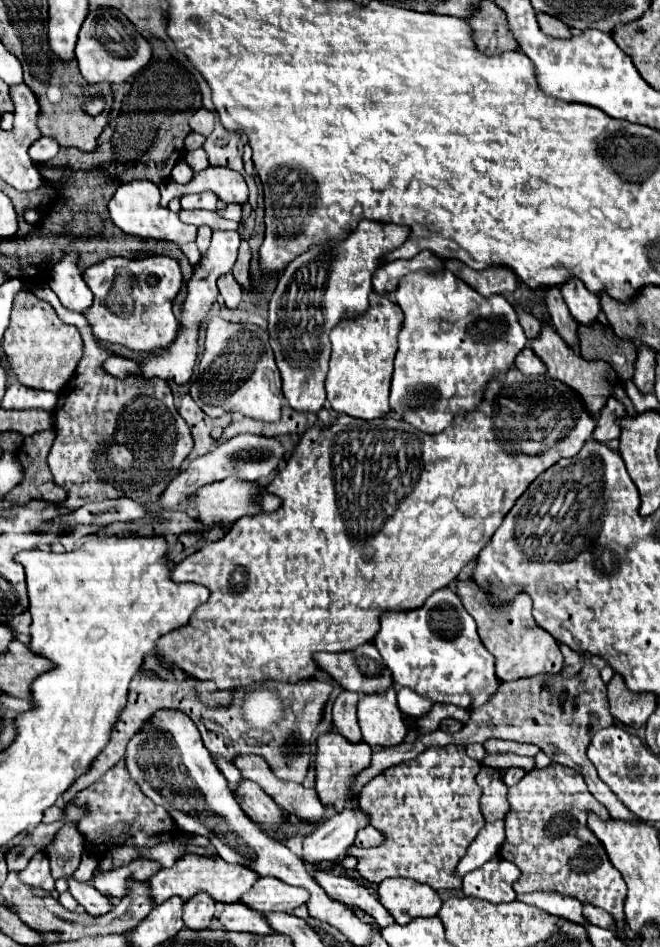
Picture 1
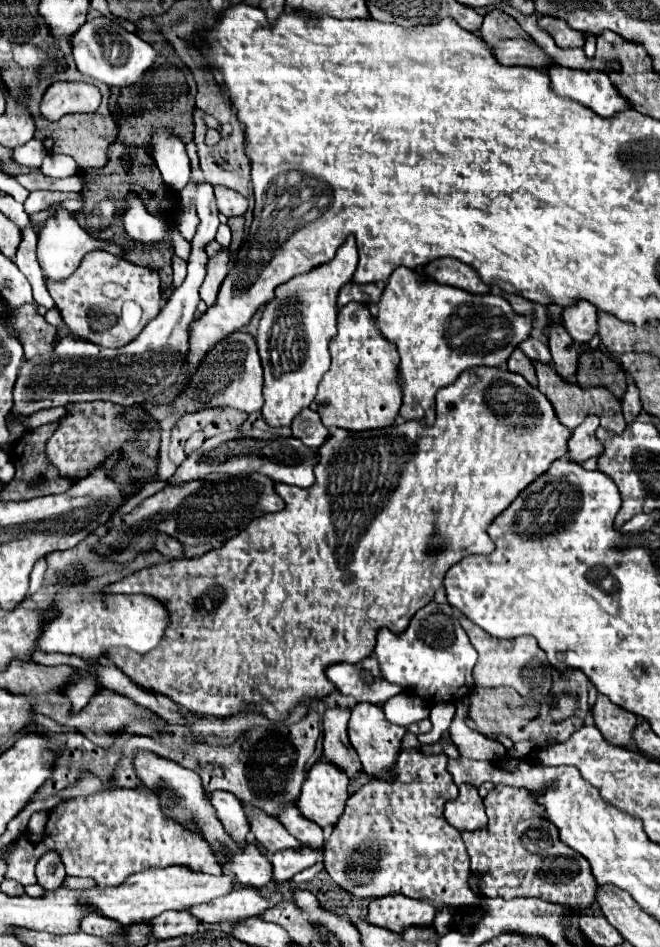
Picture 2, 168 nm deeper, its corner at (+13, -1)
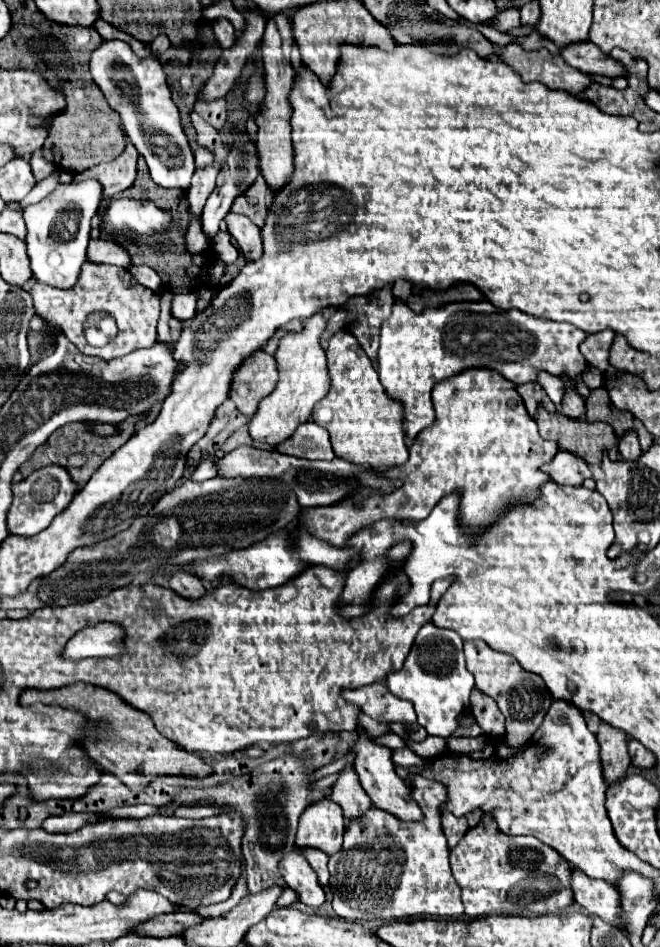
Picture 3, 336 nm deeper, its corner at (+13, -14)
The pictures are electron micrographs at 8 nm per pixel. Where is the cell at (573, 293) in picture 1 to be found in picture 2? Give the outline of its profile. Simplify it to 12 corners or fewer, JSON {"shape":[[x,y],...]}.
{"shape":[[590,302],[562,308],[562,324],[578,344],[598,332]]}

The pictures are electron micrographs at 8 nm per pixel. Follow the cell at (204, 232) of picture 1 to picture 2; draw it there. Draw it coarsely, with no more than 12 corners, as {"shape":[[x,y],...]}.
{"shape":[[186,206],[176,228],[186,240],[192,240],[198,216],[194,206]]}

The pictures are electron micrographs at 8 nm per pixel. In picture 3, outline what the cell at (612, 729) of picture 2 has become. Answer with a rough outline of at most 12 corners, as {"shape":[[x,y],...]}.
{"shape":[[600,723],[606,783],[626,777],[630,755],[626,733]]}

